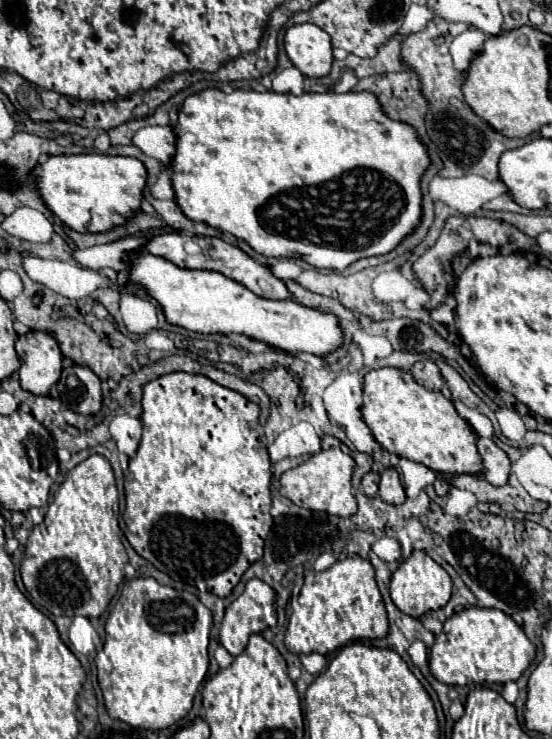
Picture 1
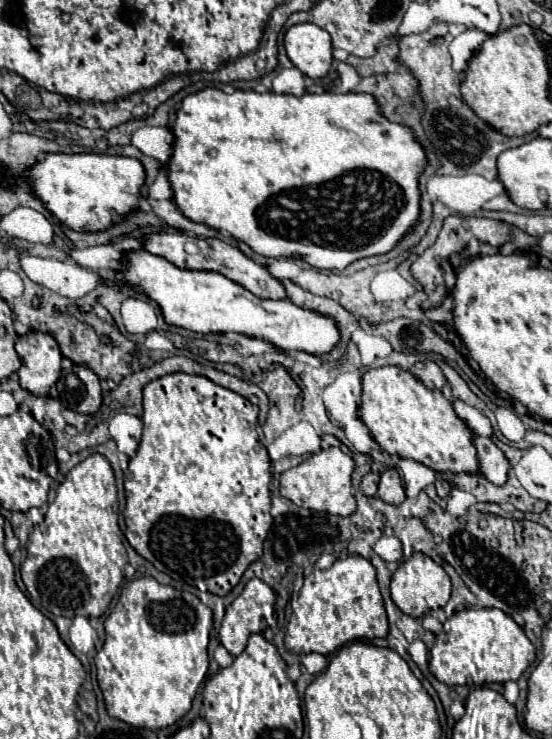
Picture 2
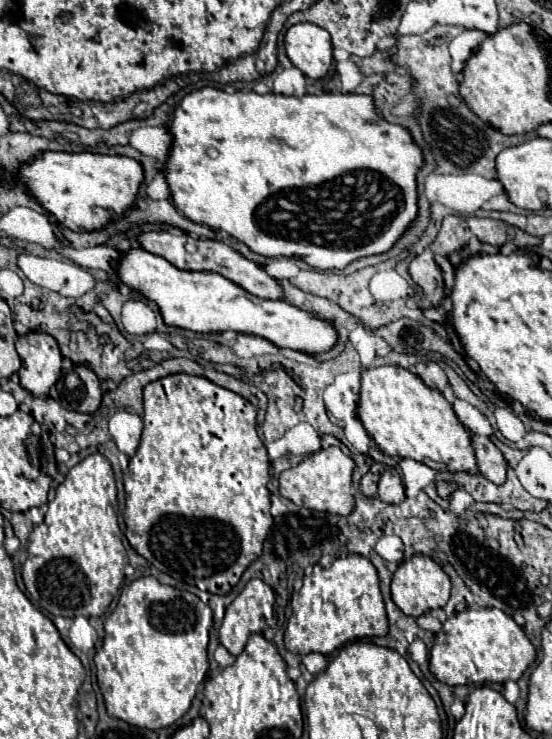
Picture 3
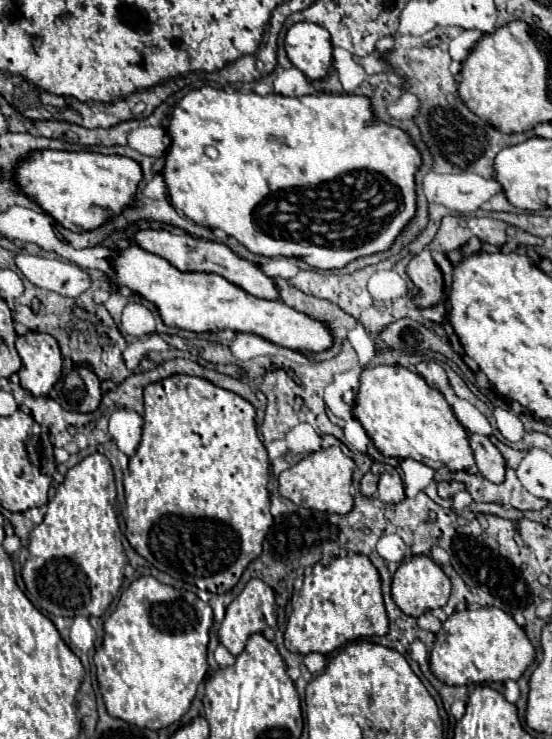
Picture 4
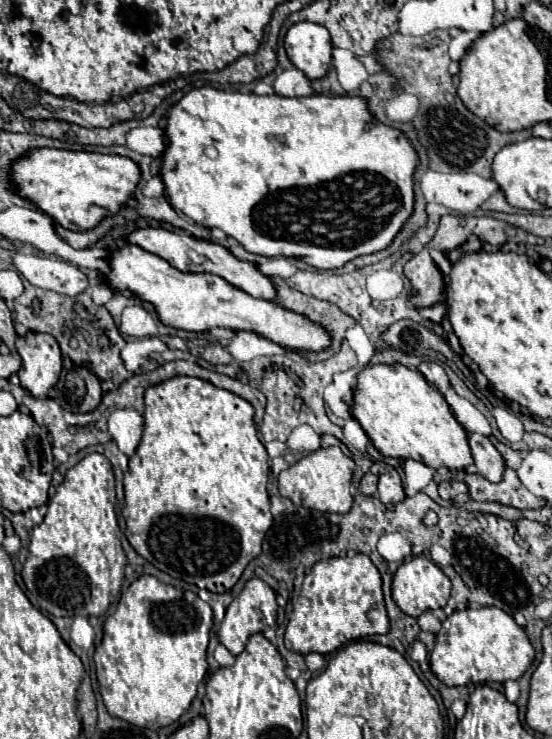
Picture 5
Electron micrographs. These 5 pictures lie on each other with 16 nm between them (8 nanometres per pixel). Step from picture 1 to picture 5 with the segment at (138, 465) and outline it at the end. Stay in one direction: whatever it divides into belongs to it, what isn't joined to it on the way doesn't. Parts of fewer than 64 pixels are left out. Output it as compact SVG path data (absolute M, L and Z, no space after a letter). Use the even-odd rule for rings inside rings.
M176 376L170 380L164 380L160 384L154 384L146 390L144 394L144 402L146 402L146 410L144 410L144 434L142 440L136 448L136 454L130 458L130 468L124 476L124 492L126 492L126 504L124 504L124 518L126 518L126 538L130 542L130 546L142 556L146 558L150 564L154 564L158 570L180 578L188 584L196 584L198 588L206 588L210 592L228 592L238 578L242 576L244 568L248 566L248 562L252 562L260 550L262 550L262 540L268 532L268 528L272 526L272 514L270 514L270 498L266 492L268 486L268 474L270 474L270 466L268 466L268 454L266 448L262 446L262 442L258 440L258 430L254 424L254 408L240 396L216 388L214 384L200 380L200 378L190 378L190 376Z

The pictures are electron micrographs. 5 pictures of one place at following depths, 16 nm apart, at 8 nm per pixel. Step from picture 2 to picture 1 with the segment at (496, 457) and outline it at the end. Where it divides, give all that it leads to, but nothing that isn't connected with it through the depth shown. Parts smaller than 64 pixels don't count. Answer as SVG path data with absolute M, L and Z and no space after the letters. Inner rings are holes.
M476 438L476 448L482 460L482 474L494 486L504 486L508 482L510 460L508 456L490 440L490 438Z

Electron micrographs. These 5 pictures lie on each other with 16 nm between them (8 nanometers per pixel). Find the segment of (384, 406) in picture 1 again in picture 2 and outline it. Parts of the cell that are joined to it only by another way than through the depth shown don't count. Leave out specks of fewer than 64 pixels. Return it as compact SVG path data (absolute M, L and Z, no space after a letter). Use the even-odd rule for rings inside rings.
M382 366L372 368L362 374L362 402L358 406L360 420L370 430L370 436L376 440L380 450L388 452L390 456L400 458L412 458L416 462L422 462L424 466L436 470L436 472L476 472L478 460L476 460L476 448L472 444L472 432L468 426L458 418L452 404L444 398L440 390L426 388L412 372L398 368L398 366Z

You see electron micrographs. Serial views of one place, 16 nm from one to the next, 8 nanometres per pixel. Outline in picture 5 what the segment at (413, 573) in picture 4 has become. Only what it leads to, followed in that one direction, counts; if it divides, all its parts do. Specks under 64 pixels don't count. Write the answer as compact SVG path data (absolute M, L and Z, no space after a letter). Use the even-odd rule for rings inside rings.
M414 556L408 562L404 562L392 582L392 598L400 606L400 610L408 616L420 616L426 610L436 610L442 608L448 602L450 596L450 580L448 576L426 556Z

